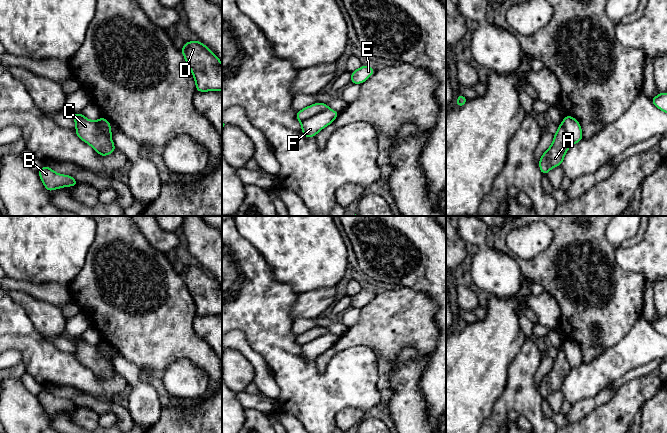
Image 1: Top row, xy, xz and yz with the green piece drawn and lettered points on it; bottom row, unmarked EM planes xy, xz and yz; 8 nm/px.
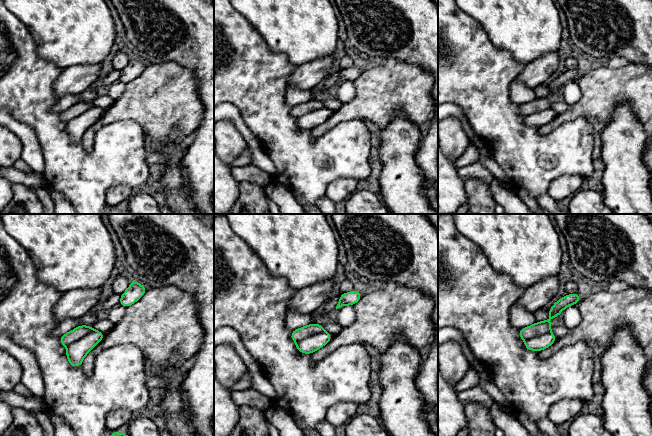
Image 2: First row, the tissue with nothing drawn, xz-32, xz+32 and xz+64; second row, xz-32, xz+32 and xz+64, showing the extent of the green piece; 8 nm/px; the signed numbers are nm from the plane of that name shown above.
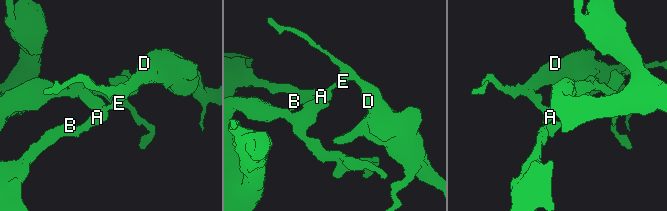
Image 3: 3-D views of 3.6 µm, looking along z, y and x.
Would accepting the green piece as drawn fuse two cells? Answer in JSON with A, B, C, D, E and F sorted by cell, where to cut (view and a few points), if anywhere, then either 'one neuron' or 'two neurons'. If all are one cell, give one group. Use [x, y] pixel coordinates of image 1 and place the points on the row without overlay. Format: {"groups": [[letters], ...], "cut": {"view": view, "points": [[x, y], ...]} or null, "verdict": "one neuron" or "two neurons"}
{"groups": [["A", "B", "C", "D", "E"], ["F"]], "cut": {"view": "xz", "points": [[328, 332], [315, 337], [301, 346]]}, "verdict": "two neurons"}

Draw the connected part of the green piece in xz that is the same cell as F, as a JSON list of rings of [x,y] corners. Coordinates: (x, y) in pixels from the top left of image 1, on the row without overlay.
[[[327,333],[302,345],[301,352],[303,360],[307,362],[315,361],[319,355],[330,349],[339,338],[340,337],[335,334]]]

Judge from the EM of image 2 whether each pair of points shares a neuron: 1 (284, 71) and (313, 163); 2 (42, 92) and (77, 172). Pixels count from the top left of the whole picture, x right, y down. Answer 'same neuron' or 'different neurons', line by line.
1: same neuron
2: same neuron

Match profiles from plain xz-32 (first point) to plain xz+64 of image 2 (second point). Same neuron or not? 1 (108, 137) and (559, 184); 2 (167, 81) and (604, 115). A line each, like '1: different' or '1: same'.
1: different
2: same

